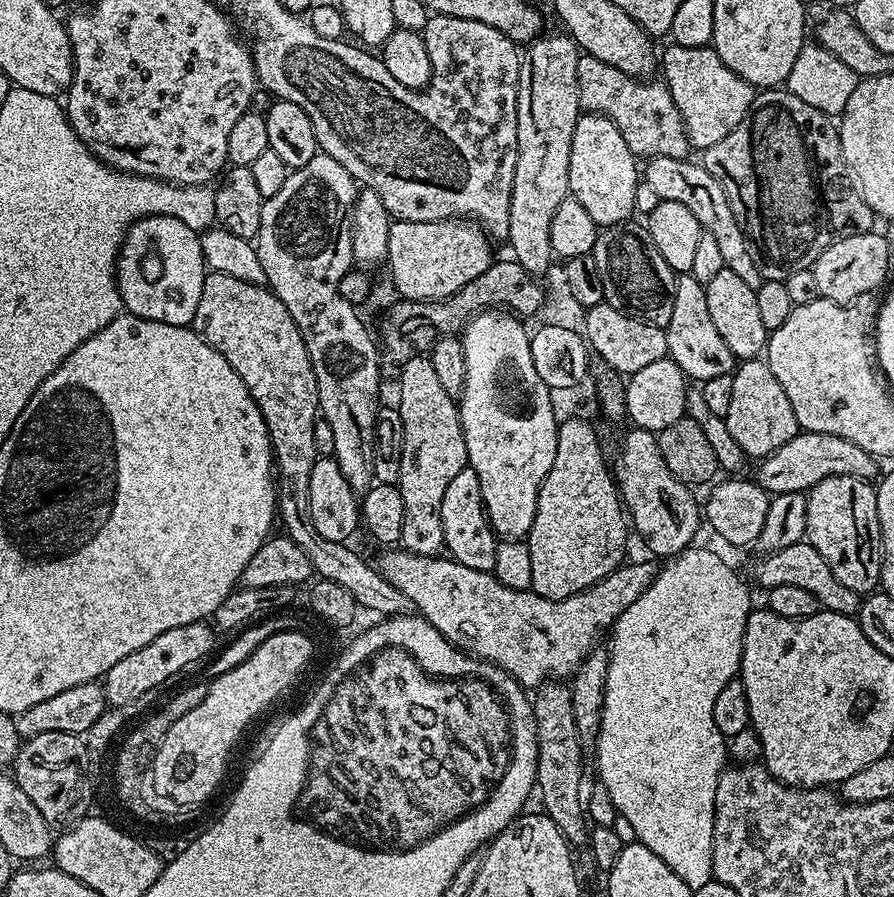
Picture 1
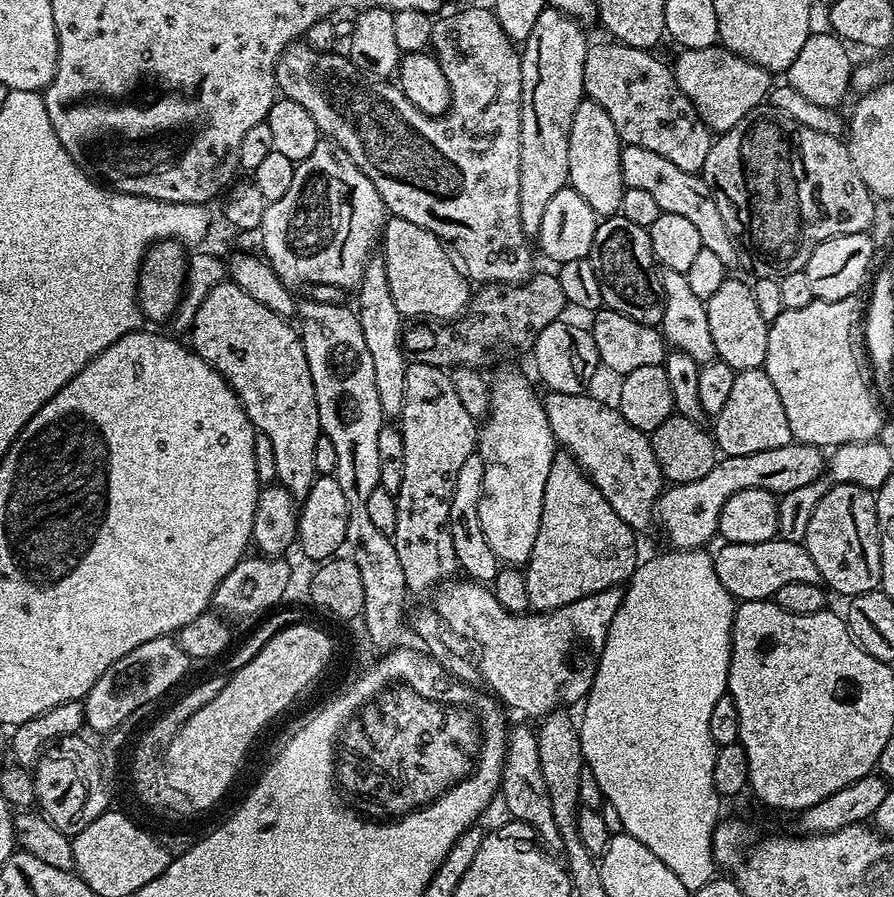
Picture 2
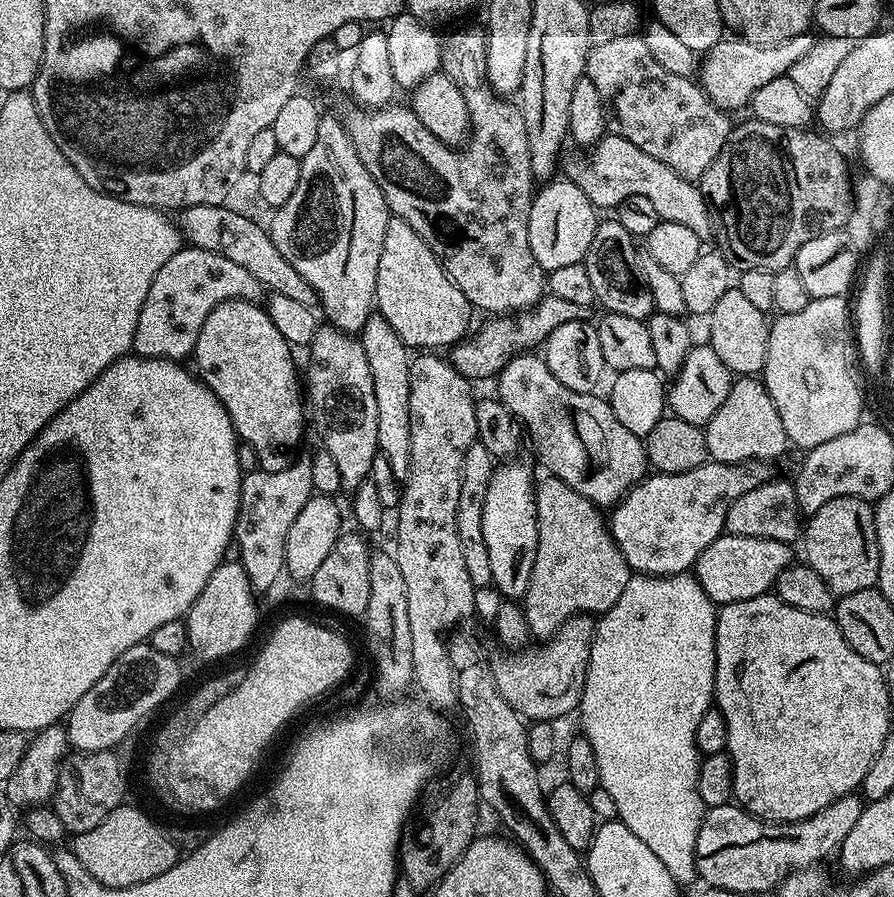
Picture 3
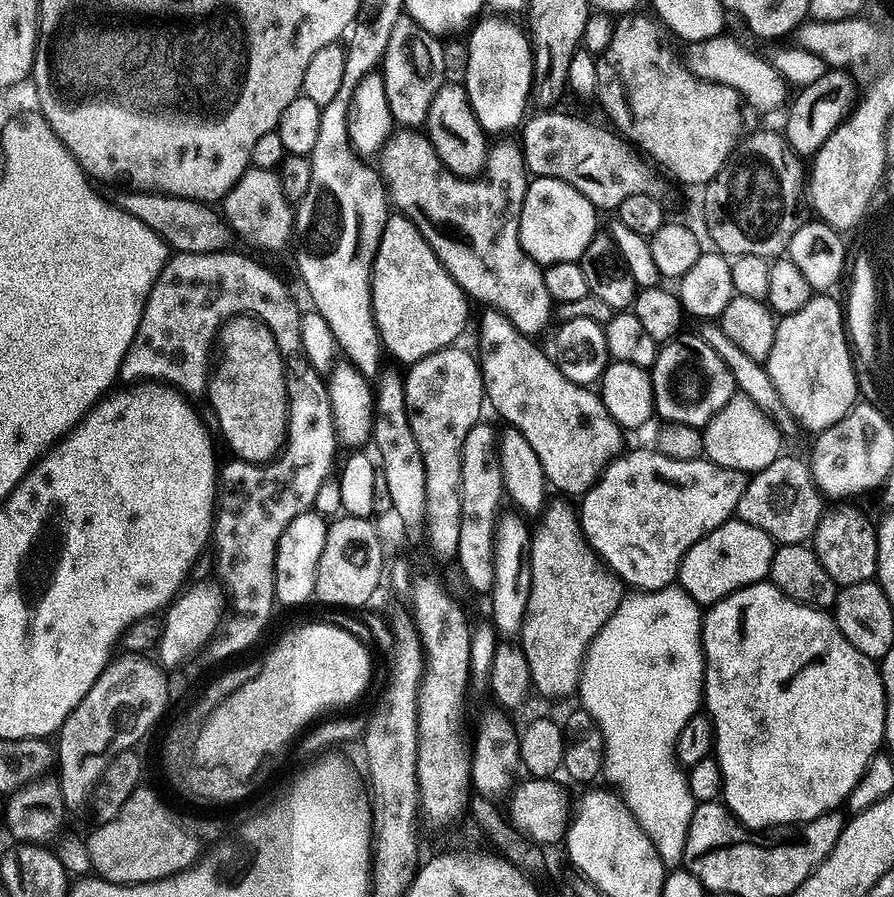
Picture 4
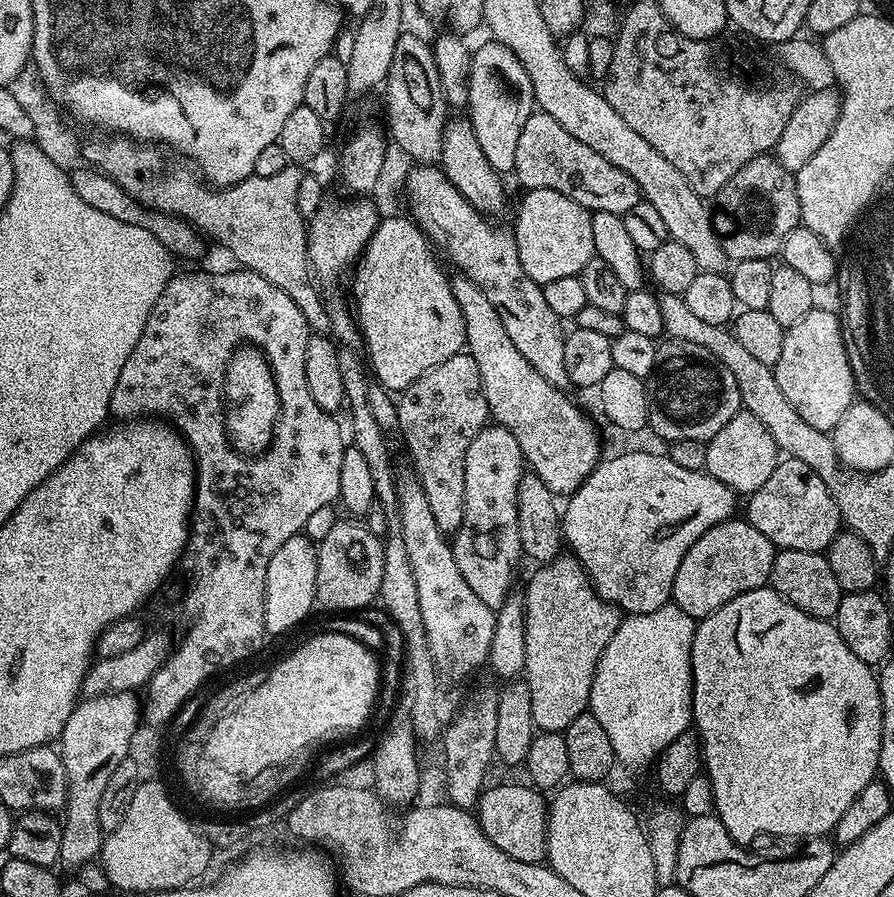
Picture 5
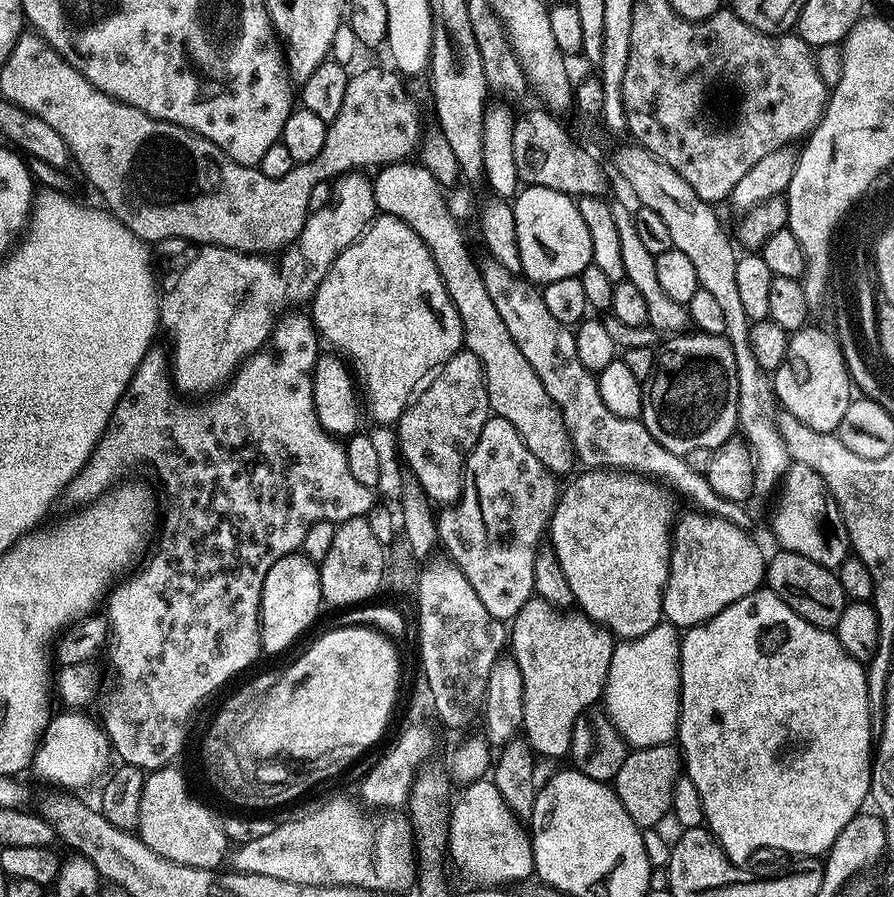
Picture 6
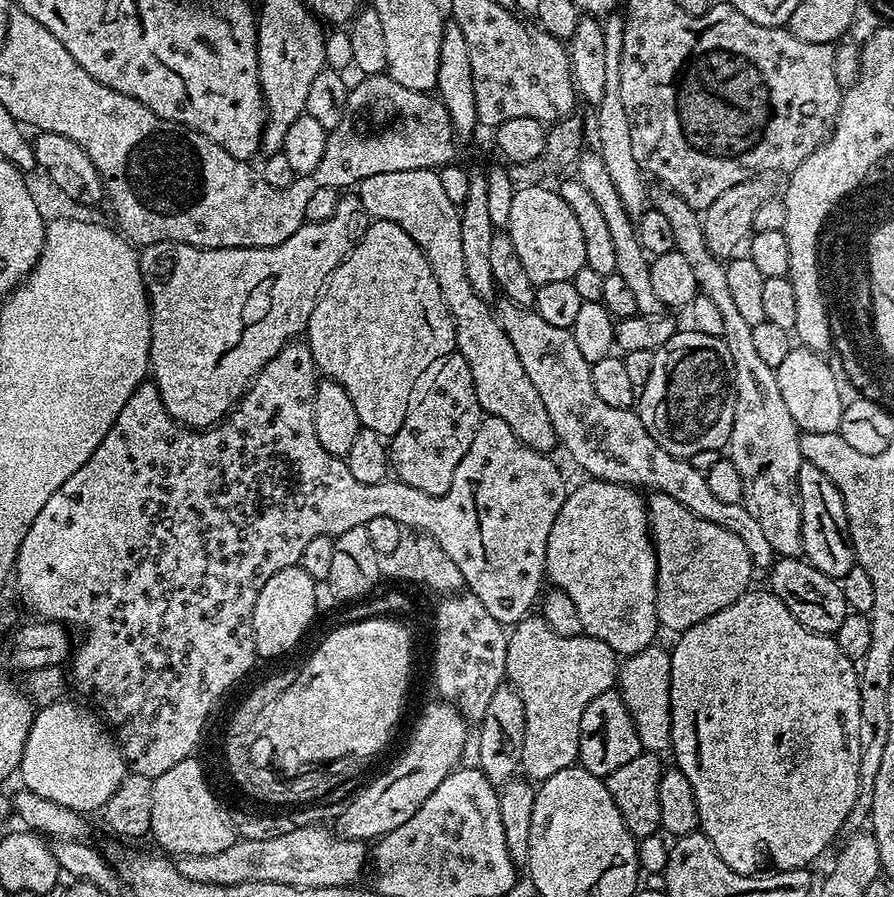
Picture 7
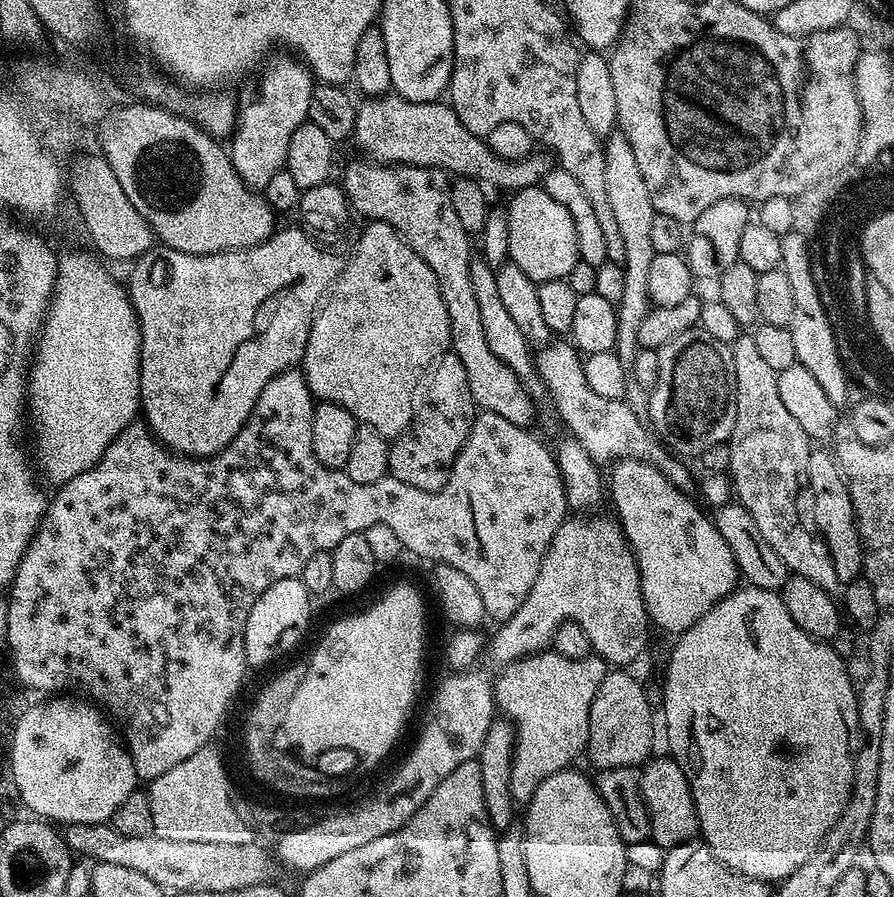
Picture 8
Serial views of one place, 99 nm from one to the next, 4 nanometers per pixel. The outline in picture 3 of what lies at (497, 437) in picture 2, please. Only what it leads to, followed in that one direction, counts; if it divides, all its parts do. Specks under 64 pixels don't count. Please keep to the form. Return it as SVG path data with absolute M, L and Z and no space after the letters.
M520 458L501 463L492 473L490 490L486 490L486 506L482 506L482 538L490 554L492 587L505 601L523 601L530 586L530 570L534 570L534 554L538 550L538 518L532 468L523 464Z

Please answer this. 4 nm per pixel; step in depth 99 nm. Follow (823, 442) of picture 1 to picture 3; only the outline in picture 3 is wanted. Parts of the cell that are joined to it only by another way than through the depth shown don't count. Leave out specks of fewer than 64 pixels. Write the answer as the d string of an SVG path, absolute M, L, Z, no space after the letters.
M747 460L741 464L707 462L684 473L649 474L635 484L610 512L610 531L618 550L626 558L633 573L642 576L679 576L695 565L696 559L719 536L725 535L726 514L735 500L742 498L754 486L762 486L773 479L769 465L763 460Z

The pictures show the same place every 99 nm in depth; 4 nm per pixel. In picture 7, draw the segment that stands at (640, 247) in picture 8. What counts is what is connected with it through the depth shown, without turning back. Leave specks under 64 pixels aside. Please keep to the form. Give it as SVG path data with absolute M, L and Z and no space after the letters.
M612 14L603 21L606 34L606 94L602 102L595 109L596 112L596 140L602 162L606 166L606 174L610 174L610 182L614 182L614 190L628 211L629 216L639 218L645 210L648 200L648 188L644 185L645 173L640 163L634 158L634 146L630 143L630 118L626 118L626 106L622 106L622 30L623 19Z

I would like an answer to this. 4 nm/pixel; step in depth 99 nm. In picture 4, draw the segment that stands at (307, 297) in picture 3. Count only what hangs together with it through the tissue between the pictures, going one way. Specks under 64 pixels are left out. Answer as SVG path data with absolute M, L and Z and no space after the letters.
M130 192L122 206L128 213L134 214L142 222L146 222L168 246L182 253L212 253L225 251L234 239L234 232L219 211L210 209L203 201L180 199L164 193Z

